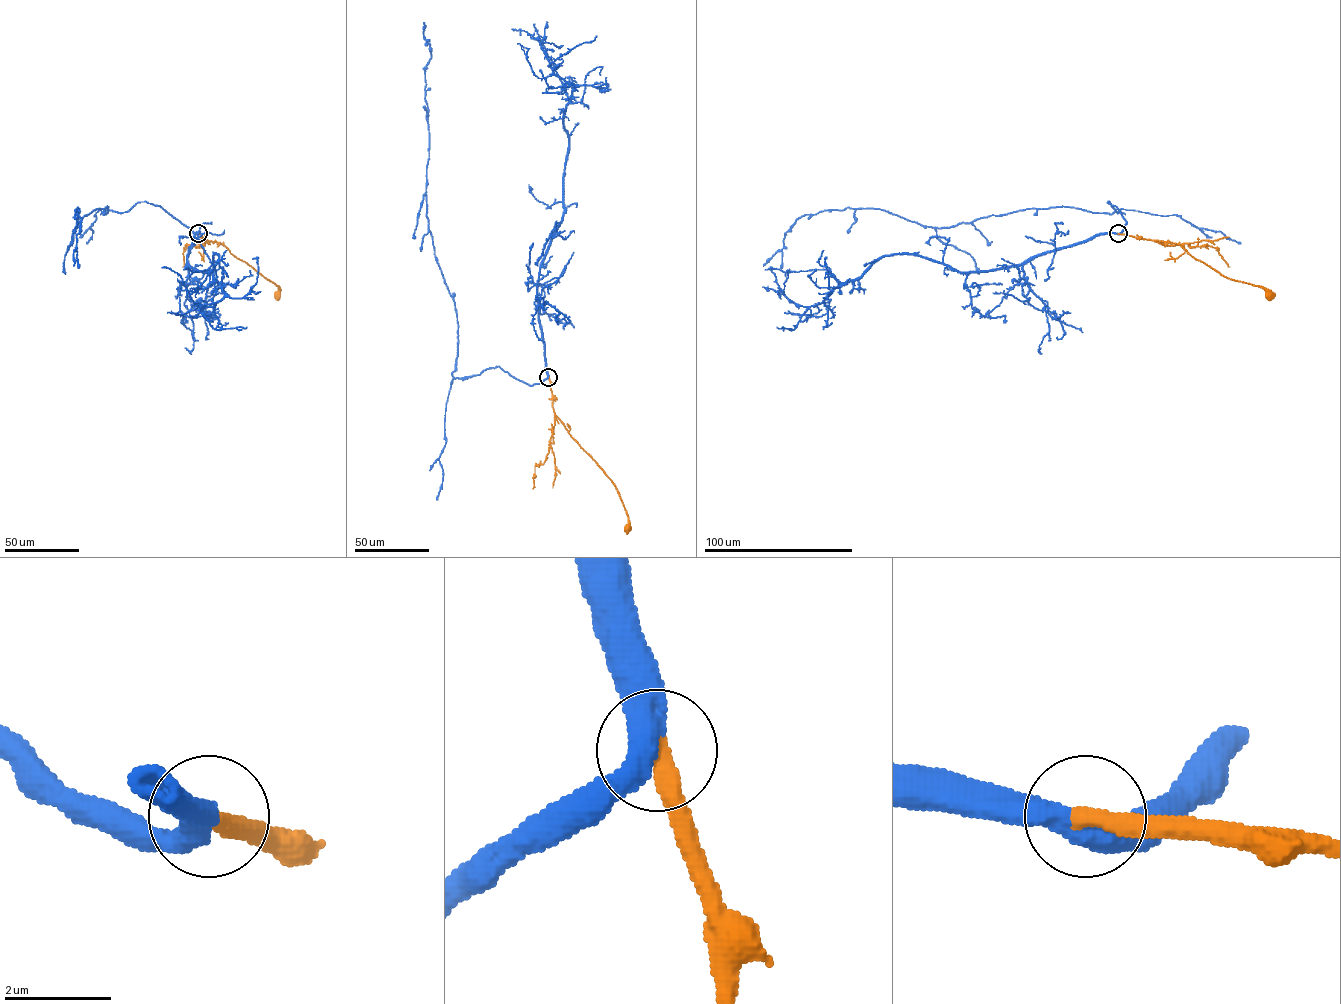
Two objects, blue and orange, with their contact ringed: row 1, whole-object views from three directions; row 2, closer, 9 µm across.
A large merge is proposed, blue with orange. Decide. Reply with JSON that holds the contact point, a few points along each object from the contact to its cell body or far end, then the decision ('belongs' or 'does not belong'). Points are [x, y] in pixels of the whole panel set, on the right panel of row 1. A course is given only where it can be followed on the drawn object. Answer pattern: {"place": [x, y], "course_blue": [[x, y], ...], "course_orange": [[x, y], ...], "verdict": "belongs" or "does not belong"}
{"place": [1118, 233], "course_blue": [[1118, 233], [1126, 222], [1109, 201], [1118, 212], [1027, 209], [942, 228], [846, 207], [798, 219], [763, 265]], "course_orange": [[1118, 233], [1177, 243], [1221, 275], [1261, 286], [1269, 295]], "verdict": "belongs"}

